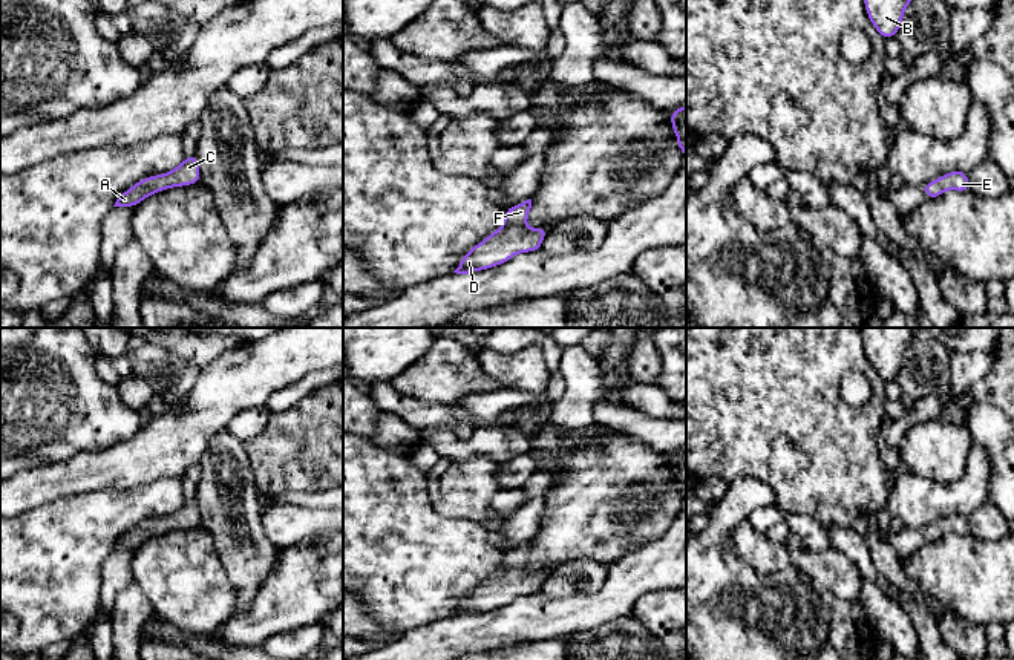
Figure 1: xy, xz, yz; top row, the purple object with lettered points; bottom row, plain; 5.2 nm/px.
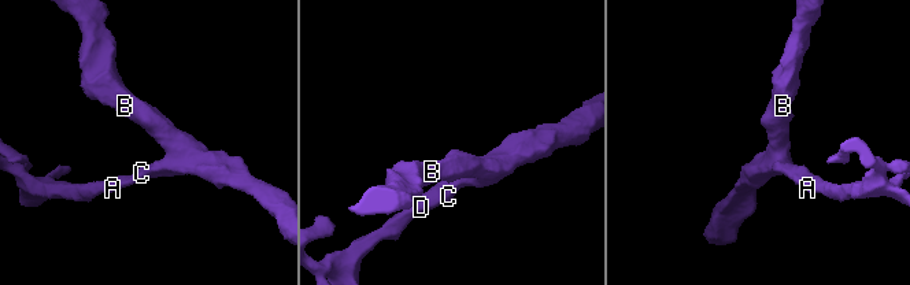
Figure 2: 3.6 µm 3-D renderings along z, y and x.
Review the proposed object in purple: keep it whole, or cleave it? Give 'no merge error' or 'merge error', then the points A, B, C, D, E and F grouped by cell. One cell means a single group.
no merge error; groups A B C D E F

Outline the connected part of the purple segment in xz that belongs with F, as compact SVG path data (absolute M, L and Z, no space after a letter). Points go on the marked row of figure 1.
M532 199L505 208L502 225L476 243L458 263L456 274L469 274L502 265L519 253L541 250L545 227L528 228L525 225L532 208Z

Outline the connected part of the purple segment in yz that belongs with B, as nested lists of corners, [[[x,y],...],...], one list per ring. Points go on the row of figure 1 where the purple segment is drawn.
[[[864,0],[867,17],[882,38],[895,37],[911,0]]]

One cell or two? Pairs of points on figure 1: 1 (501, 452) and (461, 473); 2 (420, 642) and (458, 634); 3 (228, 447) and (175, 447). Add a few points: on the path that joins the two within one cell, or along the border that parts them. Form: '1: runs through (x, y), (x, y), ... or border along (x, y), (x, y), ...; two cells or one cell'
1: border along (454, 460), (489, 457), (500, 464); two cells
2: runs through (429, 642), (443, 642), (449, 637); one cell
3: border along (225, 428), (213, 437), (198, 463); two cells

